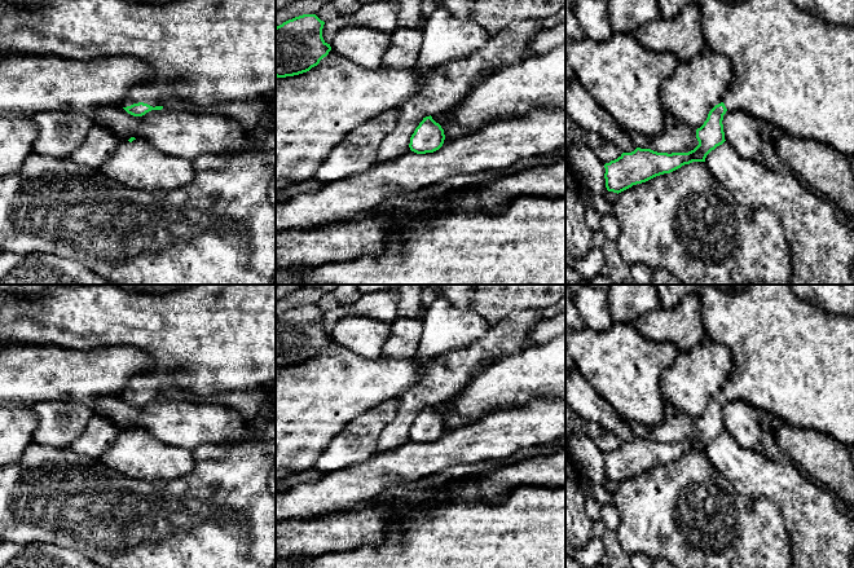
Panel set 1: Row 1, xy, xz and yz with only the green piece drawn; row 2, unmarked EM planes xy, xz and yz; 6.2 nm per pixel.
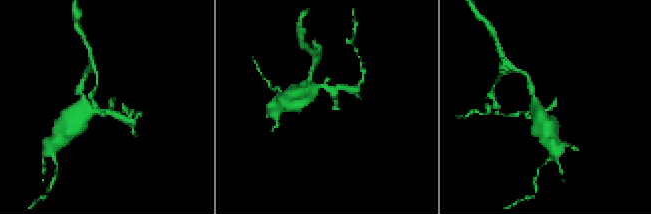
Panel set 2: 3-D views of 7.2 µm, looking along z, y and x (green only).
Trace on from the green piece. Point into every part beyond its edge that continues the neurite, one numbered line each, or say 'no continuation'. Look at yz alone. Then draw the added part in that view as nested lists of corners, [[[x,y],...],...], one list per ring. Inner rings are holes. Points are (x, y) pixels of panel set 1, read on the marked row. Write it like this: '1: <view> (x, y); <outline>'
1: yz (793, 70); [[[703,0],[700,10],[706,45],[727,57],[732,63],[732,79],[728,91],[722,97],[727,111],[744,111],[757,120],[782,128],[785,133],[827,144],[846,157],[854,155],[854,27],[827,23],[798,9],[792,0]]]

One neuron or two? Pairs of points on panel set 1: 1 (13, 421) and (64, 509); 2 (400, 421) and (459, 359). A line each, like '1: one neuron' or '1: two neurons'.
1: two neurons
2: one neuron

